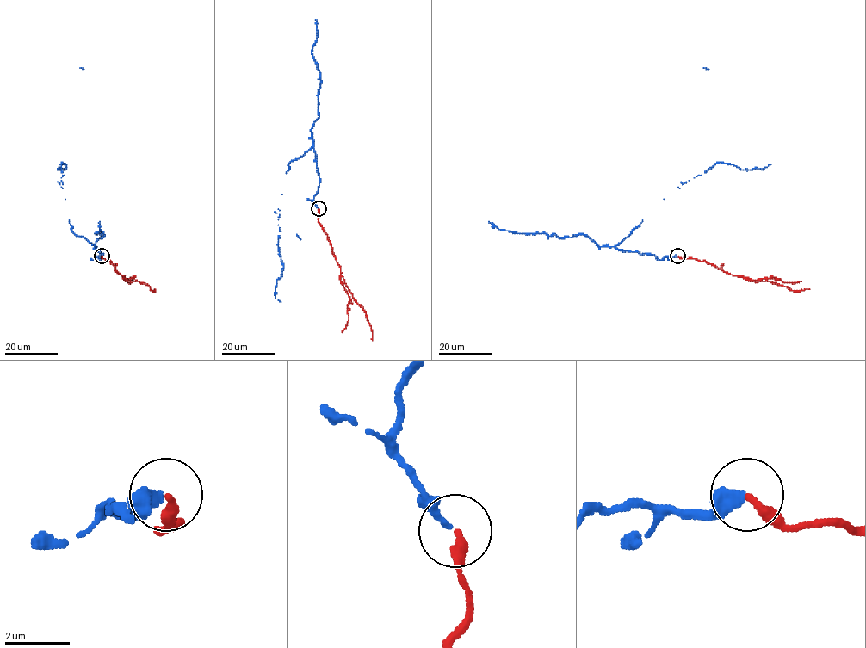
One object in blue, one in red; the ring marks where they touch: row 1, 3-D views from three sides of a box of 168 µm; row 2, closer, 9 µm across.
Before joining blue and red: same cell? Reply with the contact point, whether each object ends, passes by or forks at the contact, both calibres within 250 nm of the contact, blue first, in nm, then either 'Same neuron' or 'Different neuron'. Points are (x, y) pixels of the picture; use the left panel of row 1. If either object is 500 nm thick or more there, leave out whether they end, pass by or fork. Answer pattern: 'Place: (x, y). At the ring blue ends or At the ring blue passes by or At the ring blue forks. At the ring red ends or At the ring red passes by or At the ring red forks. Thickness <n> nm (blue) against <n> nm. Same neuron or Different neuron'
Place: (102, 256). At the ring blue ends. At the ring red ends. Thickness 360 nm (blue) against 280 nm. Same neuron

